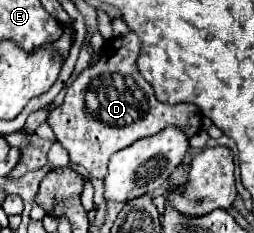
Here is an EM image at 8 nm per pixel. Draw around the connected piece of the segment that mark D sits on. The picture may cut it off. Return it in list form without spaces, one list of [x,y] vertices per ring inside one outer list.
[[[132,32],[108,40],[96,64],[78,74],[66,92],[64,104],[48,116],[48,124],[58,142],[68,150],[70,162],[84,166],[94,178],[106,176],[108,160],[114,152],[170,124],[176,124],[188,136],[194,136],[202,128],[202,114],[194,104],[162,104],[156,100],[152,86],[136,70],[138,52],[140,40]]]

